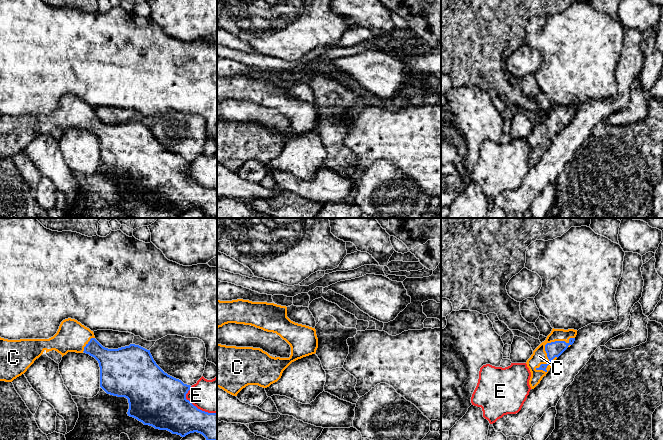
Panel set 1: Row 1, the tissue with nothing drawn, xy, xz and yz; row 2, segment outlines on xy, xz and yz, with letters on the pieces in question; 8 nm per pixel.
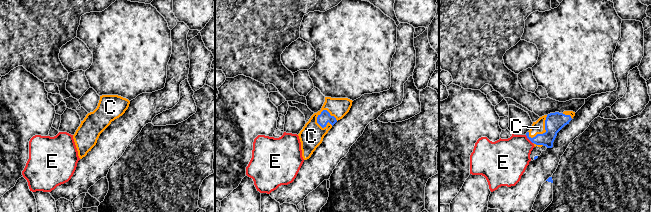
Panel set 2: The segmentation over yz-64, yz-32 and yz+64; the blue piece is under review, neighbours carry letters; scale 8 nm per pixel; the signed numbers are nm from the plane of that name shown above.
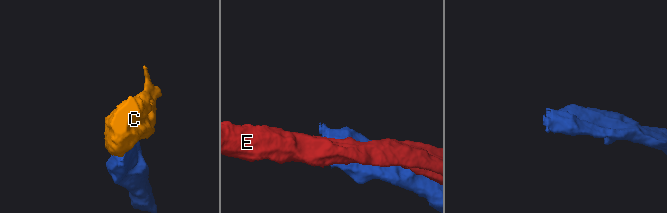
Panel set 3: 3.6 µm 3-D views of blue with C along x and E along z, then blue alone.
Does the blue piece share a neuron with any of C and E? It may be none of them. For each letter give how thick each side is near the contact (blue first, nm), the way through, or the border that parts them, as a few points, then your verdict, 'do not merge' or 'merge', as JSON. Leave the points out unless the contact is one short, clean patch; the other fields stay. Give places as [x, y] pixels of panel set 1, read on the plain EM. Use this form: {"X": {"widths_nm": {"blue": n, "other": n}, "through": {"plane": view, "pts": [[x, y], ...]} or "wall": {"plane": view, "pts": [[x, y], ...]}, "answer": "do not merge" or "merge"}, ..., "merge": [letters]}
{"C": {"widths_nm": {"blue": 130, "other": 120}, "answer": "merge"}, "E": {"widths_nm": {"blue": 380, "other": 280}, "answer": "do not merge"}, "merge": ["C"]}

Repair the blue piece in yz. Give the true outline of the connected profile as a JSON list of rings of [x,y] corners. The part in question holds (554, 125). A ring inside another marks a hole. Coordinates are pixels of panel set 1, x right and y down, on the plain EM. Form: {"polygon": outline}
{"polygon": [[[552,105],[546,116],[534,127],[526,140],[531,148],[529,161],[534,165],[548,149],[552,139],[570,123],[577,111],[574,105]]]}

